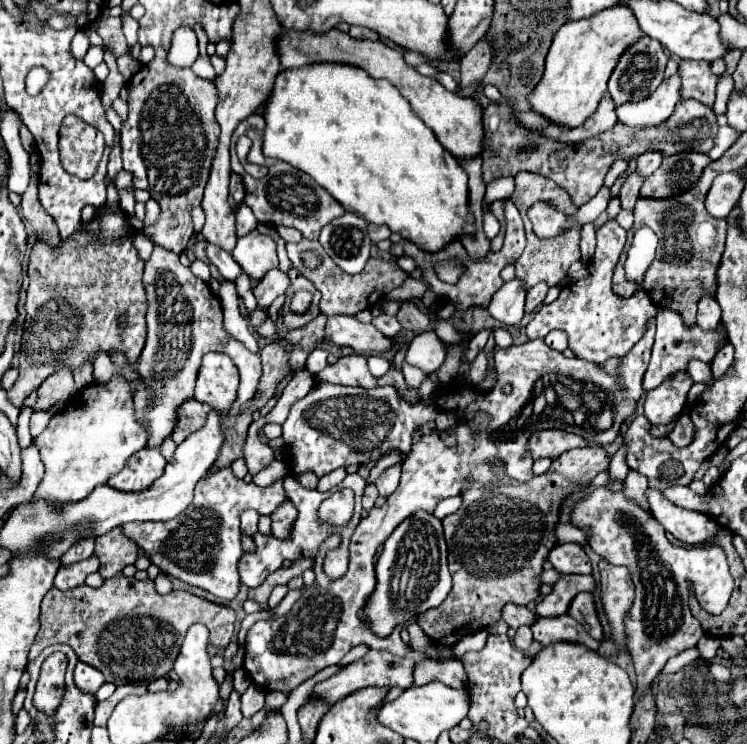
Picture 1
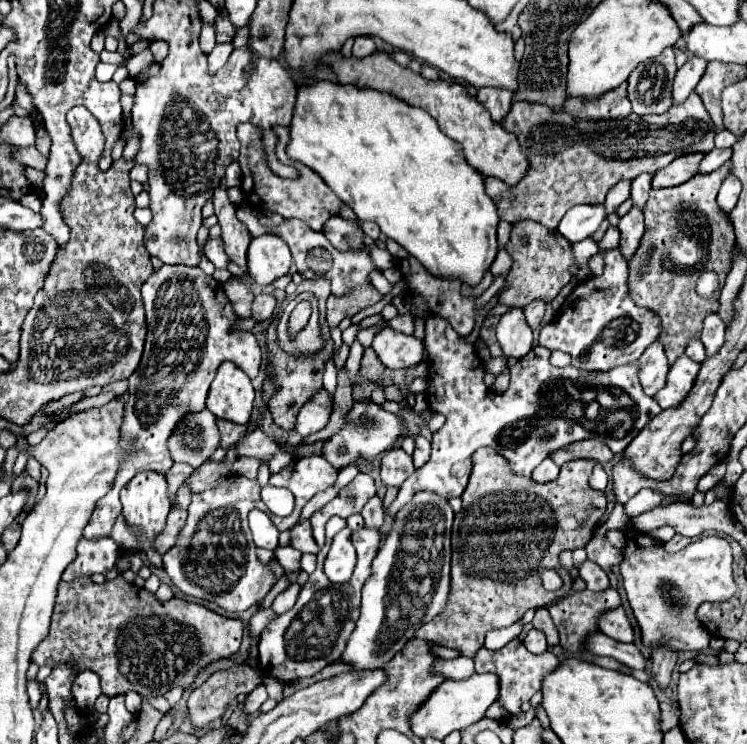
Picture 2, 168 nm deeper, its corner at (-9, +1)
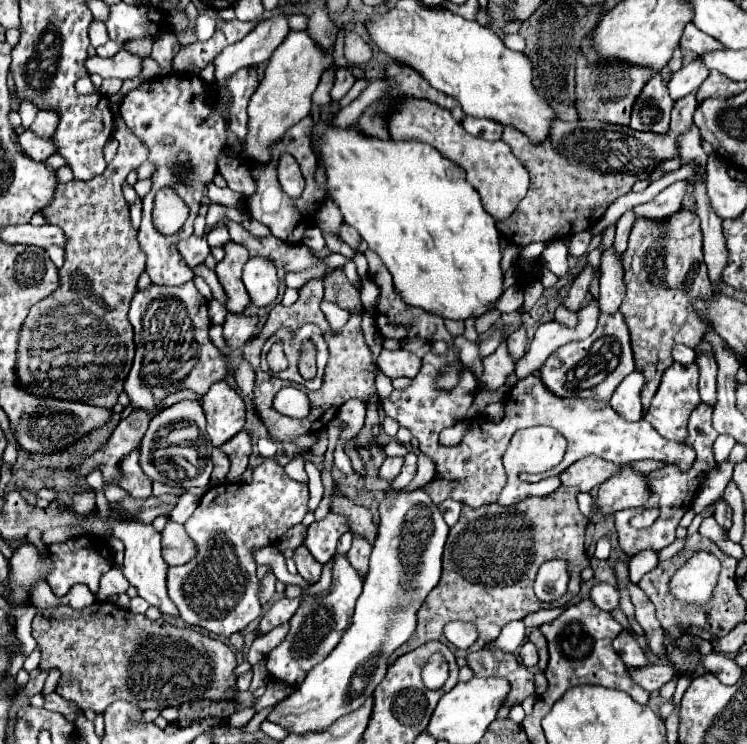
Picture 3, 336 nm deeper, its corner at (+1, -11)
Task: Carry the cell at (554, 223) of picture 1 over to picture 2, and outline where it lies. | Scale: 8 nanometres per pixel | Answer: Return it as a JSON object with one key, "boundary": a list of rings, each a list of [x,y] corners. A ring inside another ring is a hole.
{"boundary":[[[696,92],[688,96],[686,102],[672,106],[666,114],[638,116],[630,114],[620,120],[582,120],[566,114],[564,110],[552,110],[546,104],[536,102],[514,102],[510,114],[502,122],[502,128],[518,136],[520,148],[528,154],[530,170],[516,188],[506,186],[502,180],[486,178],[486,192],[496,202],[500,220],[520,222],[536,220],[548,230],[556,230],[562,216],[578,204],[602,204],[608,190],[626,178],[636,178],[642,172],[654,174],[662,166],[668,166],[674,158],[688,152],[704,152],[714,148],[714,124]]]}

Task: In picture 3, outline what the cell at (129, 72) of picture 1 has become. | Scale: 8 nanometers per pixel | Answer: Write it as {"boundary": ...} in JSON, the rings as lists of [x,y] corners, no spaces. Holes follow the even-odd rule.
{"boundary":[[[94,19],[88,29],[90,44],[95,48],[104,45],[108,40],[108,32],[103,22]]]}

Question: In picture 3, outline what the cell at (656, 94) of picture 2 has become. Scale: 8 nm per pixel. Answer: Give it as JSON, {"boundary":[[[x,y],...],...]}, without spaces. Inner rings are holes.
{"boundary":[[[654,74],[642,88],[640,96],[632,106],[630,128],[634,130],[650,130],[650,132],[666,132],[670,124],[670,110],[674,102],[668,96],[668,88],[660,74]]]}

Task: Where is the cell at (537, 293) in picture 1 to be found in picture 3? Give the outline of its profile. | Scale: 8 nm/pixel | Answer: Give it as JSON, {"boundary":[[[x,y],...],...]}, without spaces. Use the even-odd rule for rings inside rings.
{"boundary":[[[520,324],[510,336],[508,336],[508,350],[514,360],[520,360],[528,348],[528,336],[526,336],[526,326]]]}

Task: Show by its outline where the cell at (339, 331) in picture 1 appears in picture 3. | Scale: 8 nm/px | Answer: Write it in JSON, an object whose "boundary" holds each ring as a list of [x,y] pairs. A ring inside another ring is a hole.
{"boundary":[[[382,348],[376,364],[388,378],[400,378],[400,376],[414,378],[420,370],[420,358],[404,348],[398,348],[398,350]]]}

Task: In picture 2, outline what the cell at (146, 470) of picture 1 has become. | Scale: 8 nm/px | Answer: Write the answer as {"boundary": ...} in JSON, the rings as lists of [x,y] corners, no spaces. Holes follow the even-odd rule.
{"boundary":[[[140,472],[138,476],[134,476],[120,492],[120,500],[122,500],[122,514],[126,516],[126,522],[130,524],[132,530],[142,534],[142,542],[140,542],[140,552],[146,554],[148,562],[156,568],[162,568],[162,554],[156,552],[154,548],[154,536],[158,536],[166,524],[166,516],[170,512],[170,502],[166,496],[166,478],[164,474],[158,472]]]}

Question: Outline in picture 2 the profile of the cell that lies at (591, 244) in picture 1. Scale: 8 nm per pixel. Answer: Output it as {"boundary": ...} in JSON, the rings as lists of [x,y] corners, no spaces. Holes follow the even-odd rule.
{"boundary":[[[586,238],[586,240],[582,240],[582,242],[572,244],[572,248],[574,248],[574,258],[576,258],[576,268],[578,268],[576,278],[578,278],[578,280],[584,280],[584,278],[588,278],[588,274],[590,274],[590,270],[588,270],[588,260],[590,260],[594,254],[598,254],[598,244],[596,244],[592,238]]]}

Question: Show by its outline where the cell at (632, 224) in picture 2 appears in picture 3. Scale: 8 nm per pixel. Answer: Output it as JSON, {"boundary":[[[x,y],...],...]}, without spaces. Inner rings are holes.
{"boundary":[[[610,246],[608,250],[602,252],[602,264],[600,264],[600,310],[602,312],[616,312],[620,308],[620,302],[626,294],[626,284],[624,284],[624,268],[622,268],[622,258]]]}

